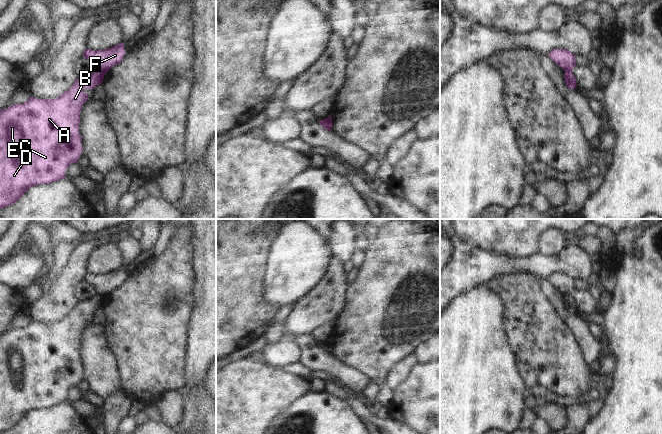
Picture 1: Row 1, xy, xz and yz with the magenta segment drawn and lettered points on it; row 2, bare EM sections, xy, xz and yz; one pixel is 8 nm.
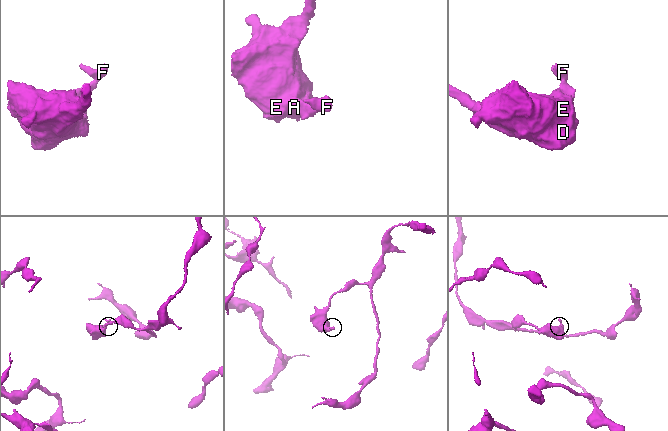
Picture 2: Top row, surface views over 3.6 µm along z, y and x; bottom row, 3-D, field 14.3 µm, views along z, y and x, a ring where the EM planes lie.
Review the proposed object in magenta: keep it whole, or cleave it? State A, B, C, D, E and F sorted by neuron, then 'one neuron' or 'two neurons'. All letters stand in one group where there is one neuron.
A B C D E / F; two neurons

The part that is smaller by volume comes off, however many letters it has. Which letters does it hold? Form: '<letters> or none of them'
F

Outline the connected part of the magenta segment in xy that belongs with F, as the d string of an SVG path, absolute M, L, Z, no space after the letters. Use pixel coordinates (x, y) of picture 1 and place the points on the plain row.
M121 267L104 274L86 273L83 281L95 291L96 295L105 299L114 289L123 284L124 278L124 267Z

